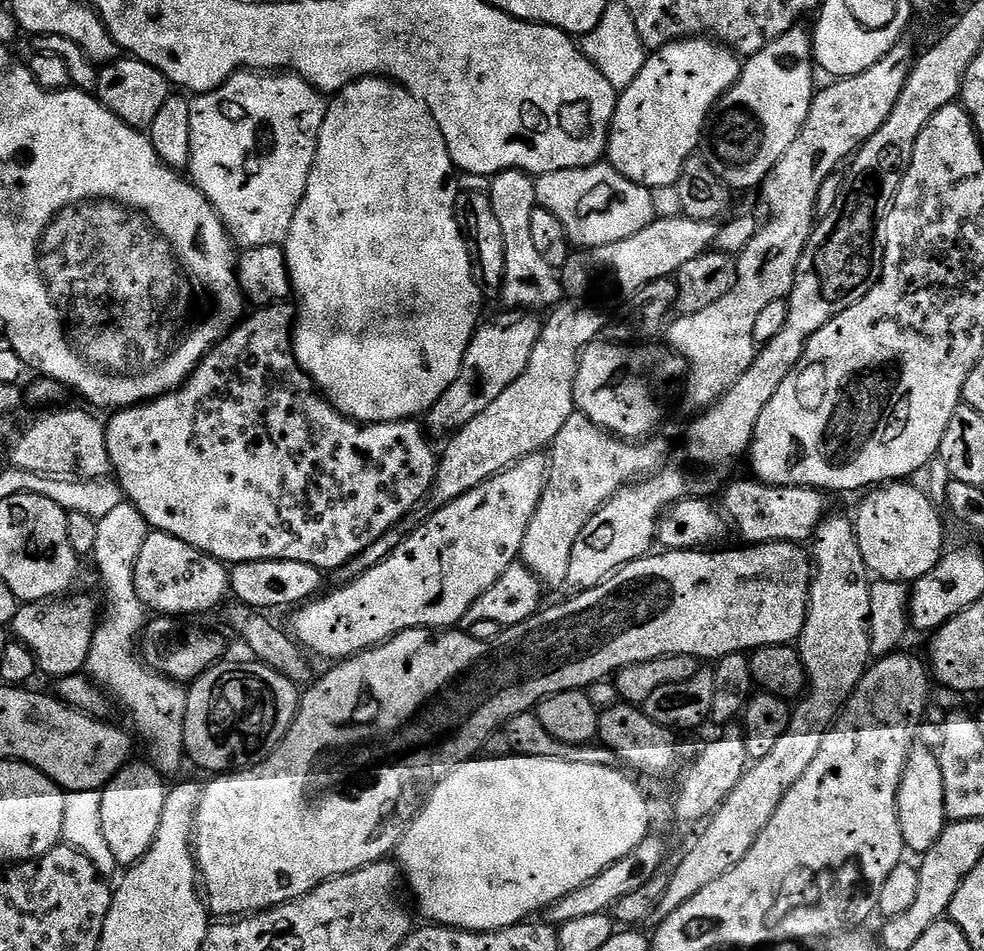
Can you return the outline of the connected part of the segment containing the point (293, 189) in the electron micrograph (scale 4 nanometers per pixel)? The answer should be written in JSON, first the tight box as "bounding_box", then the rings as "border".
{"bounding_box":[187,70,328,248],"border":[[[241,70],[231,76],[227,84],[216,88],[213,92],[199,93],[190,103],[190,158],[188,159],[187,171],[190,179],[200,193],[207,198],[210,206],[220,215],[220,221],[228,235],[232,237],[237,245],[244,248],[254,246],[266,246],[283,241],[290,230],[290,222],[294,222],[294,210],[302,202],[306,194],[306,182],[312,169],[312,163],[316,157],[316,143],[322,122],[326,118],[328,100],[315,88],[306,83],[301,76],[295,74],[261,74],[256,70]]]}

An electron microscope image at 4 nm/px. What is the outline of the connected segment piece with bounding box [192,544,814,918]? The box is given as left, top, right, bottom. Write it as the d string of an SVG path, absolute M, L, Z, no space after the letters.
M753 544L751 546L740 547L744 548L732 548L729 552L716 552L720 550L689 550L686 552L664 550L659 553L661 556L656 556L657 554L642 556L639 560L635 560L634 562L625 564L623 568L619 568L619 570L612 573L608 579L602 581L602 583L598 586L585 588L583 592L577 592L569 595L567 597L569 600L564 600L561 604L554 605L553 608L545 607L543 610L537 612L535 616L529 618L526 622L505 627L498 634L498 638L494 638L490 642L478 642L475 638L469 636L467 631L464 630L444 630L437 635L440 636L437 640L428 640L428 636L430 636L429 629L411 628L405 632L399 632L399 634L397 634L394 638L390 638L385 644L378 644L374 648L367 648L366 651L358 653L357 656L349 656L347 660L341 660L333 663L331 667L329 667L332 669L330 669L329 672L321 678L321 680L320 677L313 679L312 683L307 685L306 691L300 698L300 707L296 709L296 717L292 719L292 724L288 727L288 732L284 736L284 741L269 754L266 760L262 761L261 764L254 765L253 768L236 770L231 774L217 775L215 778L209 779L212 781L210 781L208 785L206 783L203 785L200 793L200 800L196 803L196 827L192 837L192 847L196 858L198 880L202 885L202 892L206 897L206 907L209 913L216 918L243 918L249 914L267 912L269 908L276 908L280 904L285 904L286 902L297 900L306 894L310 894L310 890L314 890L322 882L333 880L342 874L350 874L362 866L370 866L371 864L378 863L379 860L391 857L393 853L399 849L400 840L404 837L404 831L406 831L409 826L411 826L412 821L416 819L416 816L420 812L429 791L436 787L436 783L438 783L438 781L440 781L441 778L448 773L448 771L455 768L456 765L473 759L473 757L481 751L483 742L486 741L486 737L496 729L503 729L505 725L507 725L511 716L517 716L523 712L533 711L536 705L539 704L541 700L547 698L547 696L553 696L559 692L587 690L592 684L611 677L622 668L629 668L631 664L641 664L642 662L657 660L663 656L695 656L697 661L700 662L704 662L704 660L715 662L717 660L721 660L724 656L729 656L735 652L748 654L758 648L774 646L775 644L791 645L793 642L799 641L800 631L806 622L806 614L808 613L808 589L811 585L812 574L814 571L813 565L810 563L809 553L799 544Z

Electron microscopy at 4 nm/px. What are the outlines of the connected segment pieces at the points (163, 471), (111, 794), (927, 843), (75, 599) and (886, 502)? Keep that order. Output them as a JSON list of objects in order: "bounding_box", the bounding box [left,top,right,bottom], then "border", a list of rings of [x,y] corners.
[{"bounding_box":[104,306,437,570],"border":[[[277,306],[258,308],[251,314],[253,316],[245,315],[235,327],[224,333],[179,388],[167,392],[164,396],[157,396],[154,400],[145,400],[143,404],[113,411],[109,415],[112,417],[104,424],[104,434],[114,480],[119,484],[127,503],[133,504],[142,514],[142,518],[146,518],[149,529],[165,532],[174,538],[182,538],[182,542],[210,554],[216,560],[224,561],[229,566],[255,560],[285,560],[306,562],[321,570],[339,570],[346,562],[362,554],[366,546],[393,531],[399,520],[406,519],[426,500],[431,493],[433,482],[436,481],[437,449],[432,449],[433,441],[421,425],[421,429],[416,425],[419,423],[415,419],[361,424],[351,420],[349,416],[343,416],[317,391],[292,354],[290,327],[294,322],[293,313],[287,307]]]},{"bounding_box":[99,763,168,866],"border":[[[136,763],[125,764],[116,776],[99,789],[102,834],[120,866],[135,866],[146,850],[150,850],[154,834],[158,834],[158,826],[162,822],[162,806],[168,797],[168,788],[159,770],[148,764]]]},{"bounding_box":[898,747,948,854],"border":[[[913,747],[906,758],[902,782],[898,786],[898,822],[902,830],[905,849],[909,853],[923,854],[938,842],[948,820],[944,805],[944,787],[942,786],[942,766],[940,757],[928,748]]]},{"bounding_box":[10,594,98,678],"border":[[[69,594],[39,604],[21,603],[10,625],[11,635],[26,645],[36,659],[37,669],[51,678],[83,673],[88,663],[90,646],[98,627],[98,604],[88,596],[76,595]]]},{"bounding_box":[854,482,944,585],"border":[[[885,482],[873,487],[868,496],[856,508],[854,527],[858,550],[862,550],[864,565],[868,567],[873,577],[899,584],[911,585],[918,578],[930,574],[934,566],[944,556],[944,524],[940,521],[940,512],[932,505],[932,500],[920,488],[915,488],[912,482]]]}]

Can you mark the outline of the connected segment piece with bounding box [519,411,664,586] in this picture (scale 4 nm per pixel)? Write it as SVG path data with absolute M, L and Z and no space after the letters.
M573 411L572 416L566 418L566 426L558 430L558 438L554 438L547 449L548 480L544 483L540 501L520 547L519 559L536 575L541 585L566 585L572 547L586 522L590 522L593 514L618 490L627 488L637 478L647 477L661 467L664 444L655 440L637 446L599 428L581 412Z

